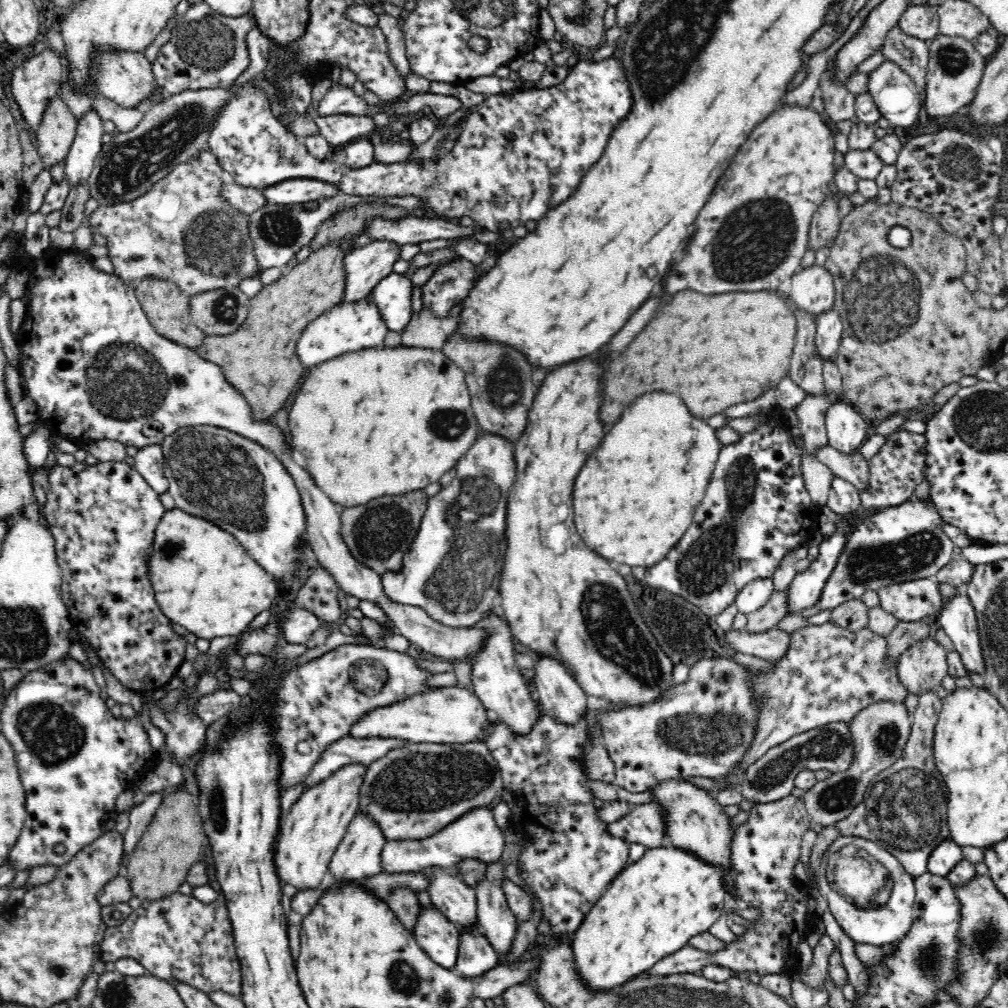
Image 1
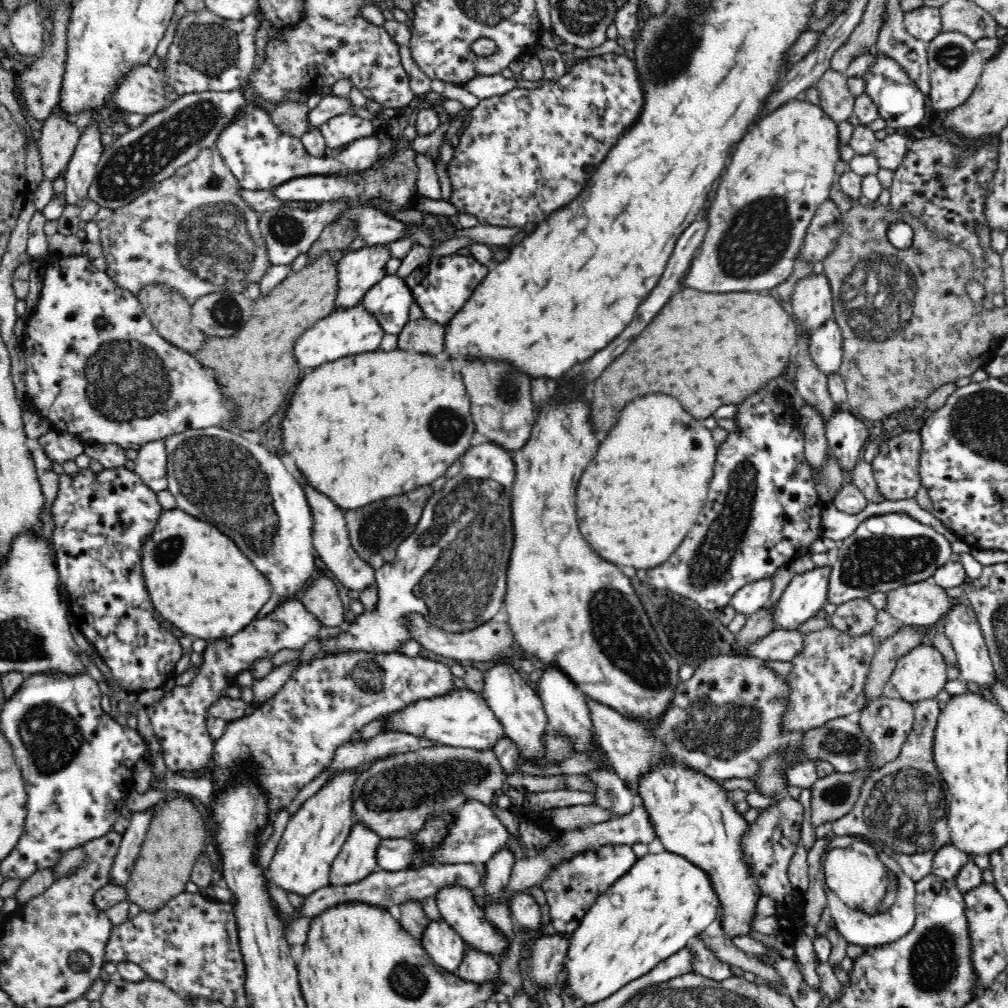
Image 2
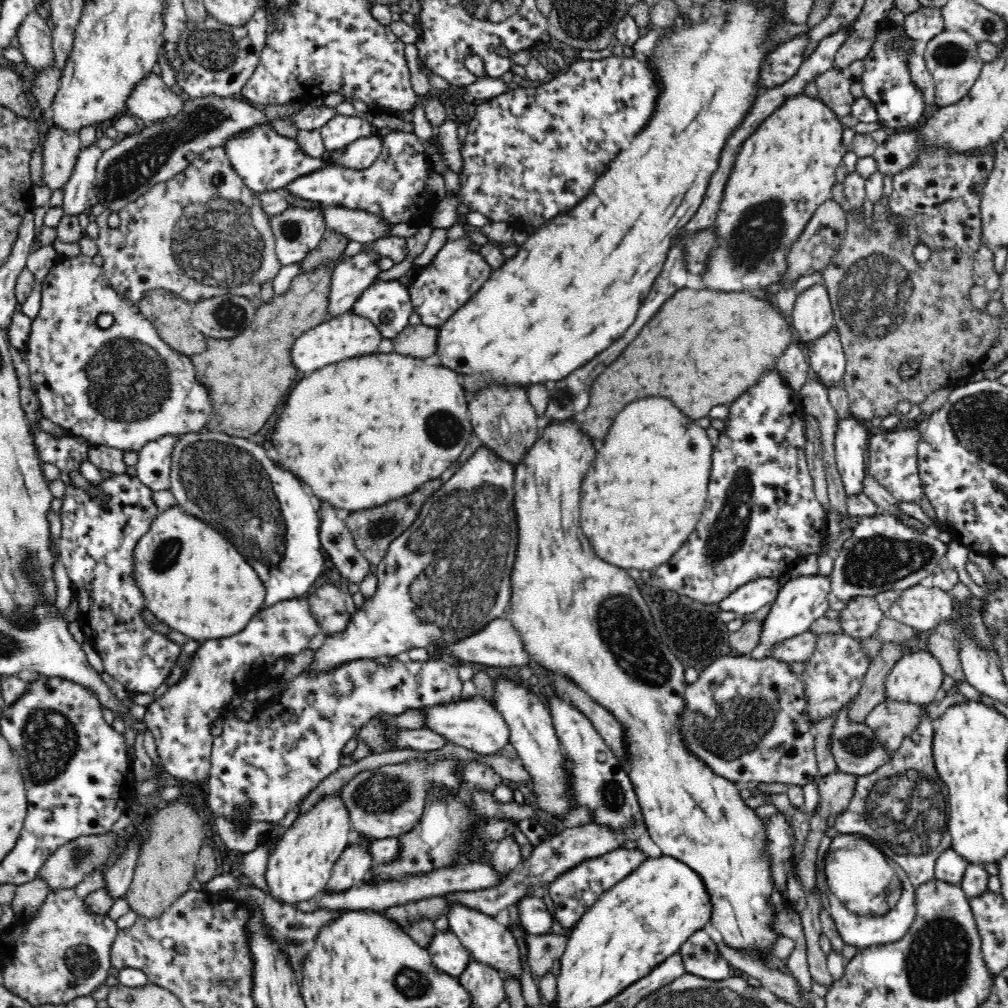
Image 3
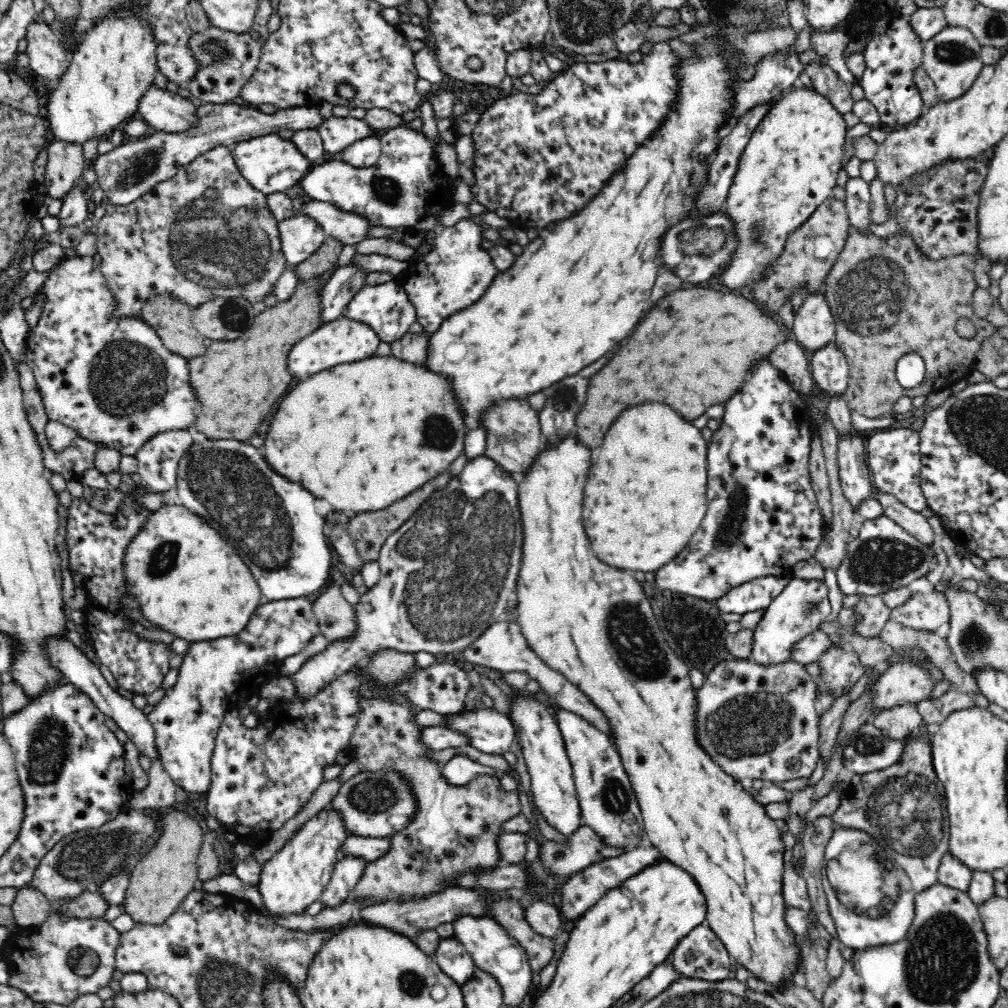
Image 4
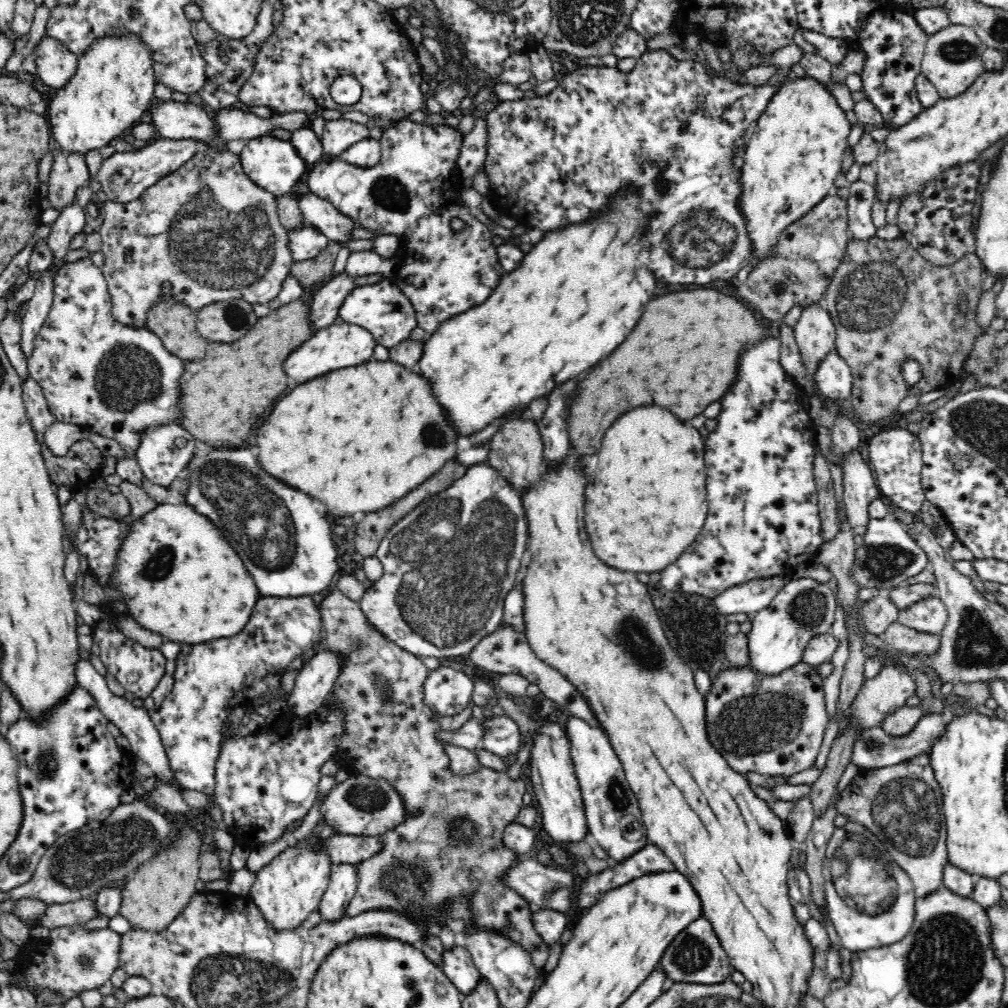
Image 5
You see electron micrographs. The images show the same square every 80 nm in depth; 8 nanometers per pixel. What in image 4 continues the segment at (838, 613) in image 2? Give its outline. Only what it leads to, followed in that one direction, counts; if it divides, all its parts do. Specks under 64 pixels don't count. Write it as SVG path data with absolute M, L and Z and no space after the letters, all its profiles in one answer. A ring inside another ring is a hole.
M864 595L852 606L856 616L854 634L861 637L878 637L886 620L890 619L891 608L884 605L880 595Z

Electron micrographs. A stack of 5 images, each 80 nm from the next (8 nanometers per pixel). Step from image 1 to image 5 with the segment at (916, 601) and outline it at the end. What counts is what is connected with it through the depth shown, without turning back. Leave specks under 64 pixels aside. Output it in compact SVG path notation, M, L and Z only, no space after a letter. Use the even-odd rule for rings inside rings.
M937 595L926 596L908 608L898 610L898 618L904 626L918 632L941 634L947 622L948 611L946 605Z

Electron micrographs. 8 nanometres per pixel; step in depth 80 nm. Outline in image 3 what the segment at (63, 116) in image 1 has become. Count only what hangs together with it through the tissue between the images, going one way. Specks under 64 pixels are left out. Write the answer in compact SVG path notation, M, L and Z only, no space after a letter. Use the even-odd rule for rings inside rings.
M55 123L48 128L42 147L43 180L54 192L63 189L72 175L82 147L78 132L68 132Z

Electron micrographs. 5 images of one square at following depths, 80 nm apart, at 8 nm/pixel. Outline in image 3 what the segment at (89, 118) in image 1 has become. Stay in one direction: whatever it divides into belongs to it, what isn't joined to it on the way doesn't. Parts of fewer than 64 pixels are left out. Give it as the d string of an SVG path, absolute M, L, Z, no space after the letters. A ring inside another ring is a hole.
M93 142L89 146L81 147L74 164L74 170L69 181L64 186L63 206L66 215L80 215L86 211L88 193L95 186L97 176L97 162L102 149Z

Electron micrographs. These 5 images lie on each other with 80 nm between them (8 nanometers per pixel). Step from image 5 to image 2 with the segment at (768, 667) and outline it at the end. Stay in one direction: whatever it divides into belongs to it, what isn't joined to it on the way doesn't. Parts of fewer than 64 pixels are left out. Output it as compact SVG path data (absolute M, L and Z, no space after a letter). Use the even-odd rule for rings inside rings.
M816 565L808 572L794 575L773 612L776 628L794 631L798 624L814 617L823 608L826 604L831 566Z

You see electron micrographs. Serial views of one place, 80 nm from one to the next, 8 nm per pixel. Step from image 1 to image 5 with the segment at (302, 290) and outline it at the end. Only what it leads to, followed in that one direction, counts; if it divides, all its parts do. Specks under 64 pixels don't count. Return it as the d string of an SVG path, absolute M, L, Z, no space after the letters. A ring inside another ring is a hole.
M302 296L294 302L283 304L277 310L270 310L270 313L259 318L258 324L246 332L238 342L234 344L210 344L204 360L188 362L186 372L182 376L182 402L184 406L181 414L181 425L198 440L204 440L209 446L240 446L244 444L244 436L252 432L252 428L258 424L262 414L276 404L276 400L286 388L286 374L282 370L282 364L286 356L296 350L304 340L308 340L314 334L312 319L310 319L311 301L302 299Z

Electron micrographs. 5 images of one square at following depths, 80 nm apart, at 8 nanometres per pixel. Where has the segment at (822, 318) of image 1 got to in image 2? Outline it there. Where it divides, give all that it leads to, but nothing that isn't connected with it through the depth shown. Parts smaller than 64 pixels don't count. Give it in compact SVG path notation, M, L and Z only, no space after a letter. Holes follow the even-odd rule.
M832 317L816 331L811 332L809 351L824 374L837 372L842 364L843 336L840 325Z

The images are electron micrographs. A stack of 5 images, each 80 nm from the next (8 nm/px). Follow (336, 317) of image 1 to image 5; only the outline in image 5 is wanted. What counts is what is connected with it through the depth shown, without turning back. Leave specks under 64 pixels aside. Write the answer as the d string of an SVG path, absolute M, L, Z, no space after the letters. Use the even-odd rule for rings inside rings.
M343 321L336 322L328 326L328 328L315 330L308 340L304 340L286 358L284 370L286 370L286 374L292 380L302 384L302 382L308 382L312 378L320 376L320 374L328 374L328 372L334 369L338 370L338 368L346 368L368 362L368 360L374 358L374 348L376 348L376 345L376 339L365 328Z

